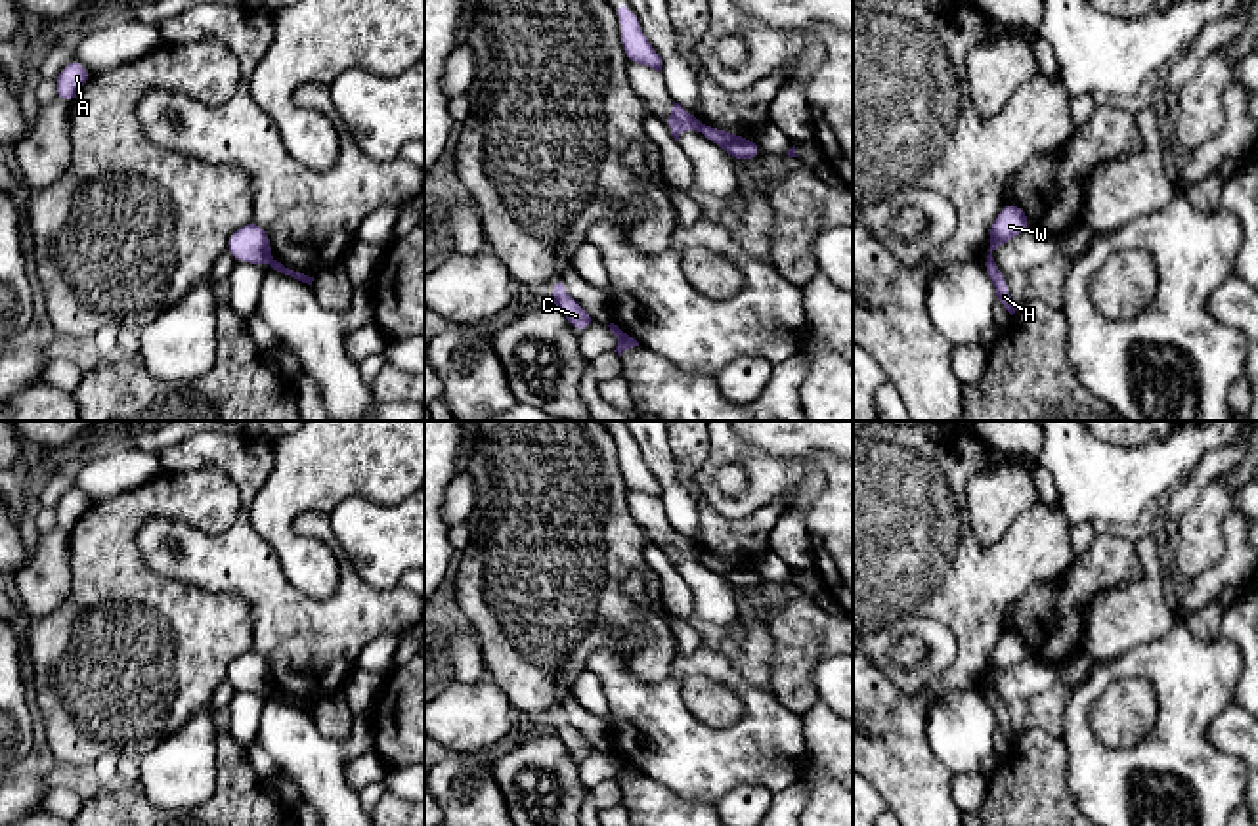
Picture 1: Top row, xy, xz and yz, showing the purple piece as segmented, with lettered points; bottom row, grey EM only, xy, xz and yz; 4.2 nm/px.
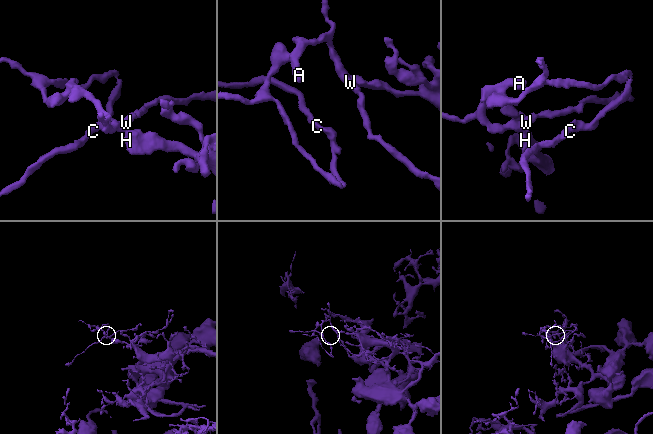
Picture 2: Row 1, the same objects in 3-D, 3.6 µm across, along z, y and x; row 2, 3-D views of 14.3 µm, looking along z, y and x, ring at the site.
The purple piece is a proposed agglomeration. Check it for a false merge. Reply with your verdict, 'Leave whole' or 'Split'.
Split

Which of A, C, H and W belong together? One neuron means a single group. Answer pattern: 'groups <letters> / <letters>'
groups A C W / H

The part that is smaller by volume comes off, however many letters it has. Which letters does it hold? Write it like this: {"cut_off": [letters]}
{"cut_off": ["A", "C", "W"]}

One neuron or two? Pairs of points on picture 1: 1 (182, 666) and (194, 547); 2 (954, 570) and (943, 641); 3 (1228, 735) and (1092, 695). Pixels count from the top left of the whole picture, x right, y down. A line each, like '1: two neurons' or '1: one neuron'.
1: two neurons
2: two neurons
3: two neurons

